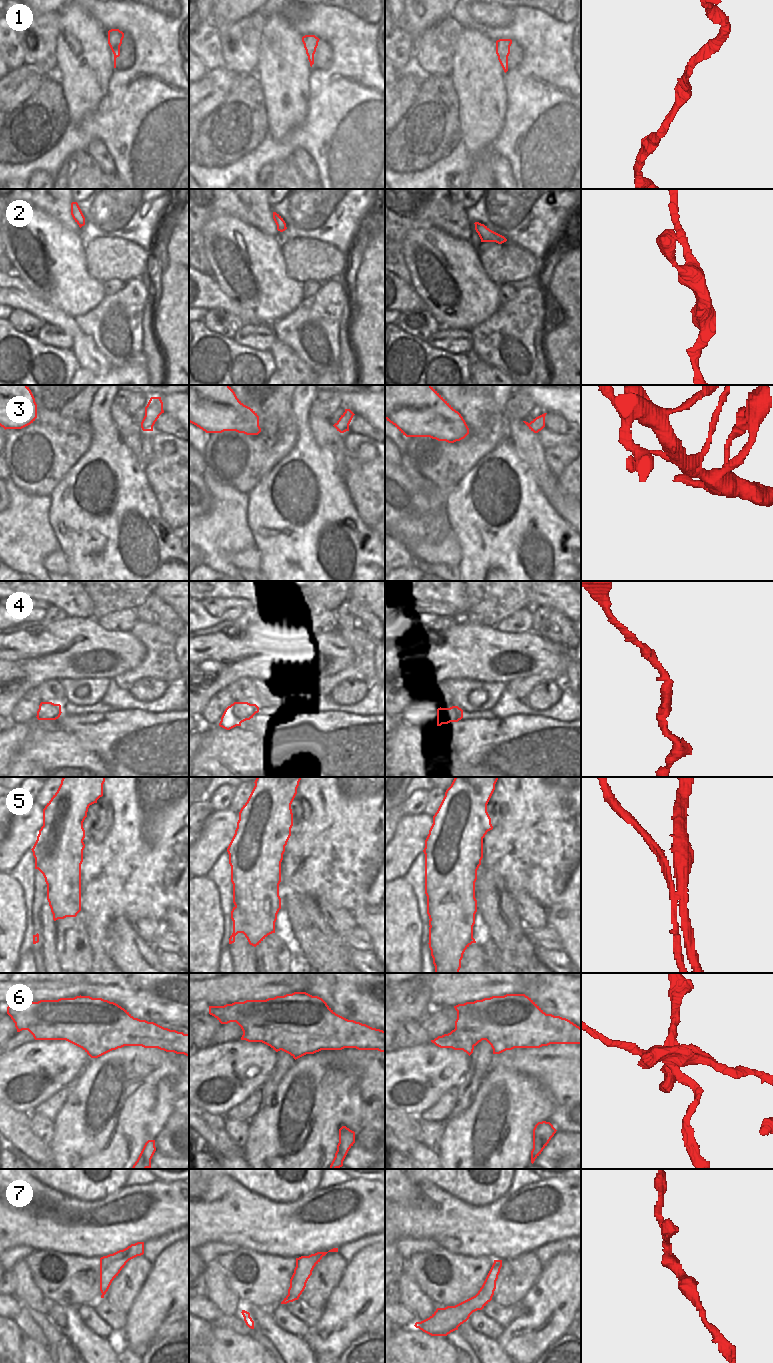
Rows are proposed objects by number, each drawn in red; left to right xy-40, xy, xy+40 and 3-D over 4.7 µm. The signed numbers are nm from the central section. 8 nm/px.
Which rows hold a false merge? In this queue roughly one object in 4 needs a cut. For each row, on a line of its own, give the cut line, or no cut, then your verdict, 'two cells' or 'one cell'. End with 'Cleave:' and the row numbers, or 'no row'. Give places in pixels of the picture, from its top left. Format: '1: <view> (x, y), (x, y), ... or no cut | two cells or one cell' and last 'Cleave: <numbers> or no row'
1: no cut | one cell
2: no cut | one cell
3: no cut | one cell
4: no cut | one cell
5: xy (235, 906), (242, 914), (243, 932) | two cells
6: xy+40 (451, 1031), (463, 1050) | two cells
7: no cut | one cell
Cleave: 5, 6

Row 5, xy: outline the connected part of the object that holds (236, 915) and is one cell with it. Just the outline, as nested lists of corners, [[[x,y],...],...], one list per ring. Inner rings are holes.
[[[233,907],[231,911],[231,919],[233,921],[233,933],[229,938],[229,944],[235,942],[235,936],[243,933],[243,914],[238,907]]]

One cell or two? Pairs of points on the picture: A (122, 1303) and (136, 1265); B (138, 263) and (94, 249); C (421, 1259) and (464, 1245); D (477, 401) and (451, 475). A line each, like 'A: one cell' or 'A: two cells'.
A: one cell
B: one cell
C: two cells
D: one cell

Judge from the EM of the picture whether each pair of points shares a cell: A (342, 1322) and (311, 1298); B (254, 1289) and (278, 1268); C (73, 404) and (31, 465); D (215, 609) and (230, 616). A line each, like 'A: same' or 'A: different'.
A: different
B: same
C: same
D: different

